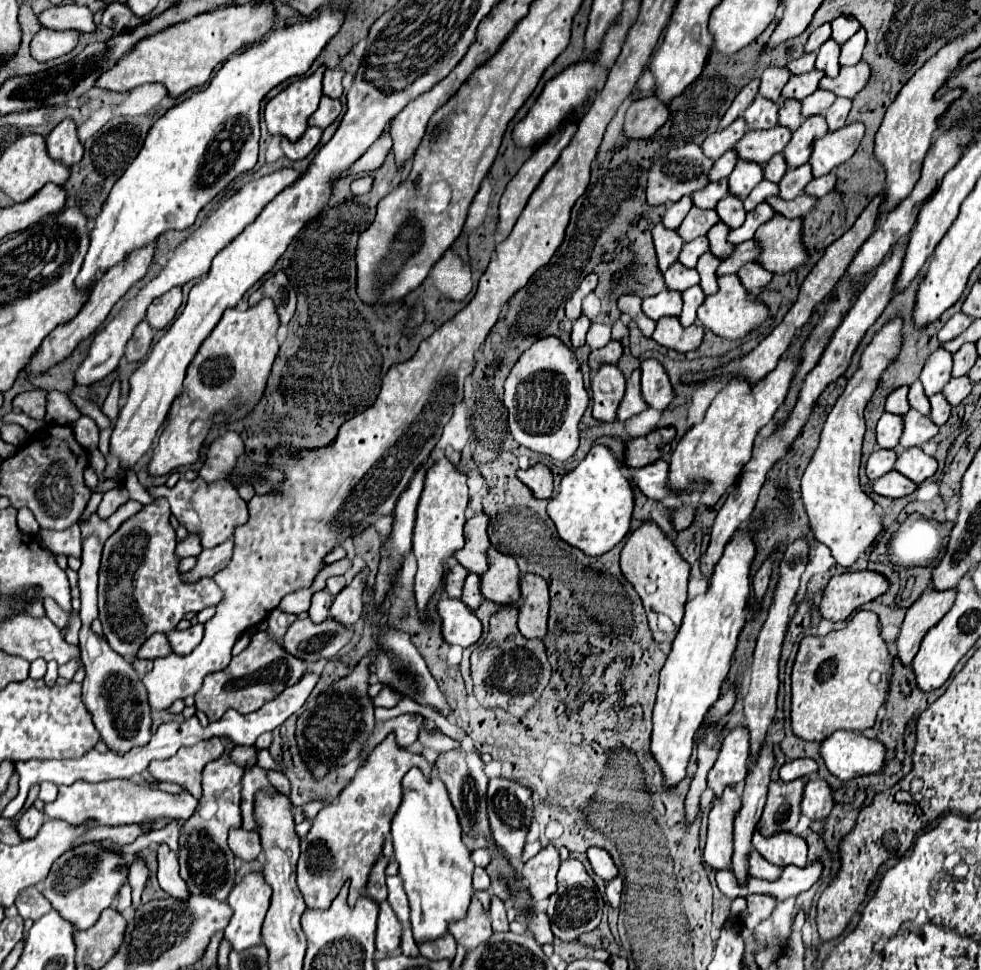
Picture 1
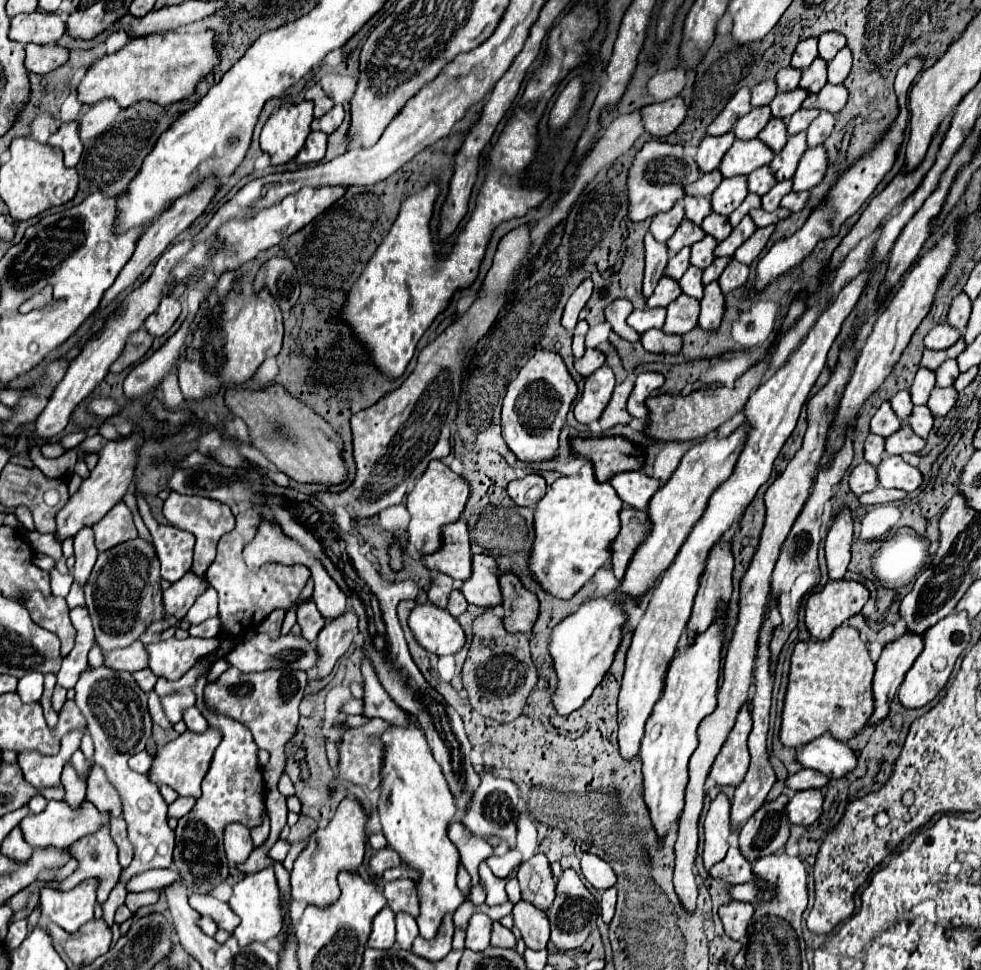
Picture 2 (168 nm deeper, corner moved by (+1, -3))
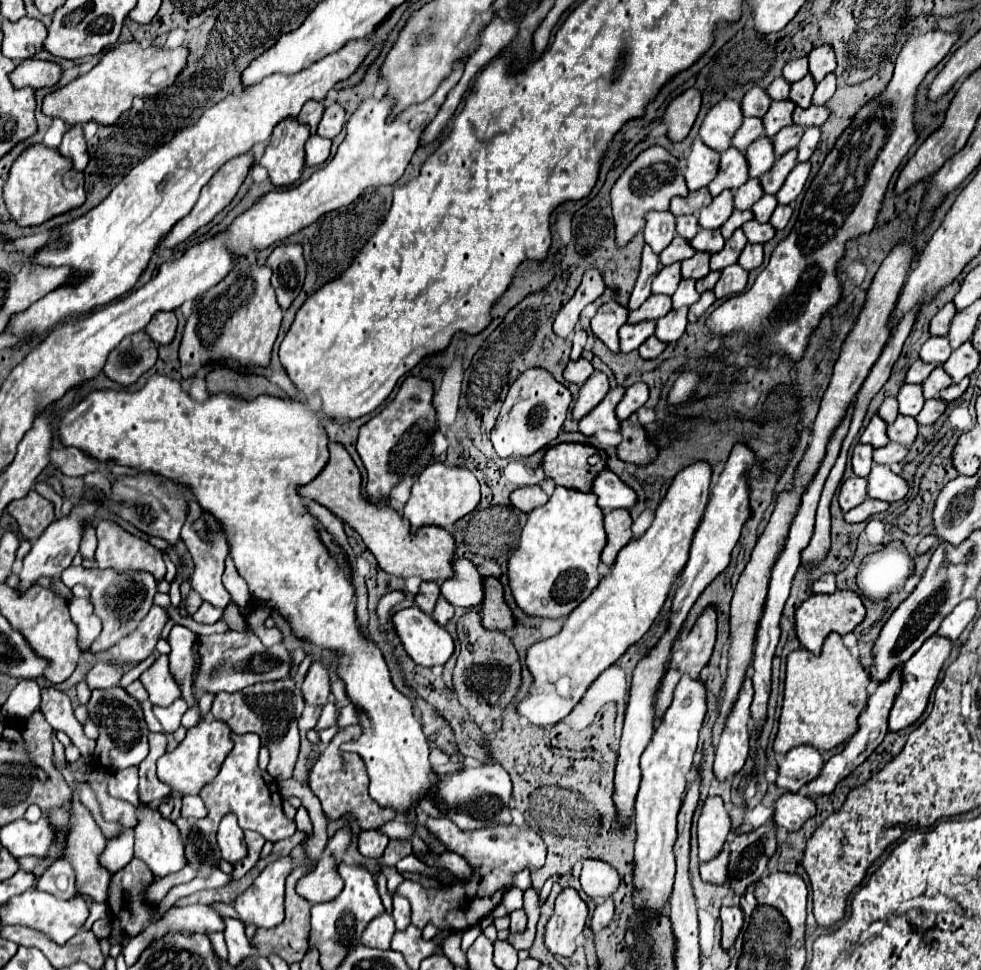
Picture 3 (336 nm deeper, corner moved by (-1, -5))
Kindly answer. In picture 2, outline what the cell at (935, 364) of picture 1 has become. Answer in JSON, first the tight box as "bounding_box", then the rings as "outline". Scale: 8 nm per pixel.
{"bounding_box":[909,369,935,405],"outline":[[[919,369],[915,375],[915,381],[909,389],[913,405],[925,405],[929,401],[929,395],[933,389],[935,389],[935,371]]]}

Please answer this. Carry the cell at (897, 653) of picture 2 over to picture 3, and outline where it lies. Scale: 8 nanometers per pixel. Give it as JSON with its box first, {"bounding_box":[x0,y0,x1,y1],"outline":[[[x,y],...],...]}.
{"bounding_box":[807,669,901,795],"outline":[[[895,669],[887,681],[883,681],[883,683],[877,685],[875,693],[871,695],[871,699],[869,699],[869,703],[867,703],[867,709],[865,709],[865,711],[861,713],[861,717],[859,717],[859,729],[857,729],[857,733],[849,739],[849,743],[845,745],[845,749],[843,749],[839,755],[833,755],[833,757],[825,763],[823,771],[819,773],[819,777],[813,779],[811,783],[807,783],[807,789],[809,789],[811,795],[823,795],[823,793],[827,795],[827,793],[831,793],[841,779],[845,779],[849,773],[853,773],[853,771],[881,745],[883,737],[887,735],[887,715],[889,715],[891,703],[895,701],[895,695],[897,695],[897,691],[899,691],[899,687],[901,687],[901,675],[899,675],[899,671],[901,671],[901,669]]]}

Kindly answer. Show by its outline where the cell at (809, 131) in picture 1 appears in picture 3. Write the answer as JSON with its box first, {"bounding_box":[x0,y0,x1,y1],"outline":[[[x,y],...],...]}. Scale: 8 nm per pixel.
{"bounding_box":[759,149,797,195],"outline":[[[795,149],[787,151],[787,155],[779,157],[779,159],[775,161],[775,165],[771,167],[771,171],[767,171],[767,173],[763,173],[763,175],[759,177],[759,183],[761,183],[761,187],[763,187],[763,193],[775,195],[775,193],[781,189],[781,185],[785,183],[785,177],[789,175],[789,171],[791,171],[795,165],[797,165]]]}

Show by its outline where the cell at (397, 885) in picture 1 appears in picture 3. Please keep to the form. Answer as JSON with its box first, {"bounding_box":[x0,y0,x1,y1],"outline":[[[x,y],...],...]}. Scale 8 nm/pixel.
{"bounding_box":[397,819,545,931],"outline":[[[427,819],[425,823],[427,831],[431,835],[435,835],[437,841],[441,841],[445,845],[447,851],[453,851],[457,855],[461,855],[469,867],[473,869],[471,877],[465,881],[465,883],[453,883],[444,887],[431,887],[431,889],[425,889],[424,886],[419,883],[411,883],[409,880],[403,881],[397,889],[399,895],[407,897],[409,903],[411,903],[411,923],[419,929],[423,929],[427,923],[433,923],[437,929],[441,931],[465,931],[473,925],[477,925],[483,917],[487,917],[503,899],[503,895],[513,887],[513,875],[527,869],[529,871],[535,871],[535,869],[541,869],[545,865],[545,843],[543,839],[531,829],[531,827],[517,827],[517,825],[493,825],[493,827],[485,827],[485,829],[475,829],[475,831],[461,831],[457,825],[453,825],[451,821],[447,819]]]}

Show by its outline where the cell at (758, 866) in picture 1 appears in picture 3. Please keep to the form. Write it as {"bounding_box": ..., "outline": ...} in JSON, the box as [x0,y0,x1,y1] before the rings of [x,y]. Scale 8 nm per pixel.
{"bounding_box":[699,845,729,885],"outline":[[[725,845],[725,849],[715,859],[699,865],[701,879],[707,881],[707,883],[725,885],[727,883],[727,863],[729,863],[729,851],[727,851],[727,845]]]}

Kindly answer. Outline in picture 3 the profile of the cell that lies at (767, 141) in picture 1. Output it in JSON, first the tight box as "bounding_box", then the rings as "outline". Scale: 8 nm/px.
{"bounding_box":[707,147,749,197],"outline":[[[729,147],[727,151],[721,153],[721,163],[715,179],[707,185],[711,197],[717,197],[721,191],[729,189],[735,191],[739,189],[745,181],[749,179],[747,175],[747,163],[743,159],[743,153],[737,151],[735,147]]]}

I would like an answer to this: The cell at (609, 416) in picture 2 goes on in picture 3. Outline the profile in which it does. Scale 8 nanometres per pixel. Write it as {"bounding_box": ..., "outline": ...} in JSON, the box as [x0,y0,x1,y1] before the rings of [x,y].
{"bounding_box":[579,387,625,435],"outline":[[[615,387],[611,389],[605,399],[579,421],[579,433],[583,435],[593,435],[601,429],[605,431],[617,431],[619,429],[619,419],[615,419],[615,405],[623,397],[625,387]]]}

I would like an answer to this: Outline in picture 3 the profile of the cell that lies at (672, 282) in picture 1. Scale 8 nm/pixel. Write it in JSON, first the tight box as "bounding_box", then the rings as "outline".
{"bounding_box":[627,295,671,323],"outline":[[[651,295],[637,311],[629,313],[627,323],[641,323],[641,321],[657,321],[671,311],[671,297],[667,295]]]}

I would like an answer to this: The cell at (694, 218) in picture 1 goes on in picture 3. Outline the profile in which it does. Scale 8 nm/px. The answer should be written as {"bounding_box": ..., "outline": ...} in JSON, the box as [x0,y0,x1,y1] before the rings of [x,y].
{"bounding_box":[659,235,695,267],"outline":[[[677,235],[677,237],[673,239],[673,243],[671,243],[667,249],[663,249],[663,253],[659,255],[659,261],[661,261],[663,267],[667,267],[667,265],[673,265],[673,263],[685,261],[685,259],[689,259],[691,255],[695,255],[695,251],[691,251],[689,241],[679,239],[679,235]]]}

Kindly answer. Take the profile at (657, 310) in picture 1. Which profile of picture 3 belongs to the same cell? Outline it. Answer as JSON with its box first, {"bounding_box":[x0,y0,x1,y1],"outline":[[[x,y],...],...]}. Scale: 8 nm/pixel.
{"bounding_box":[619,321,655,353],"outline":[[[655,321],[651,323],[637,323],[637,325],[629,325],[625,323],[619,329],[619,345],[621,345],[621,353],[631,353],[635,351],[647,337],[651,337],[655,331]]]}

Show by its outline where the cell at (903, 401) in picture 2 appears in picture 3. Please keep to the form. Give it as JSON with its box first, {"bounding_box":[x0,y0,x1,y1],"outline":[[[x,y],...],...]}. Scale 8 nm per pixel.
{"bounding_box":[877,397,897,423],"outline":[[[887,397],[881,407],[877,409],[877,415],[885,421],[885,423],[893,423],[897,419],[897,407],[895,407],[895,397]]]}

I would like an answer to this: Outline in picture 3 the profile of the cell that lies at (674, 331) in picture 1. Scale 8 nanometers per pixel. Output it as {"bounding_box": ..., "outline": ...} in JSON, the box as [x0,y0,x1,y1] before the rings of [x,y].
{"bounding_box":[639,335,665,359],"outline":[[[651,335],[651,339],[647,339],[647,341],[639,347],[639,355],[641,355],[643,359],[655,359],[657,355],[663,353],[663,349],[665,349],[665,343],[659,343],[659,339],[655,339],[655,337]]]}

